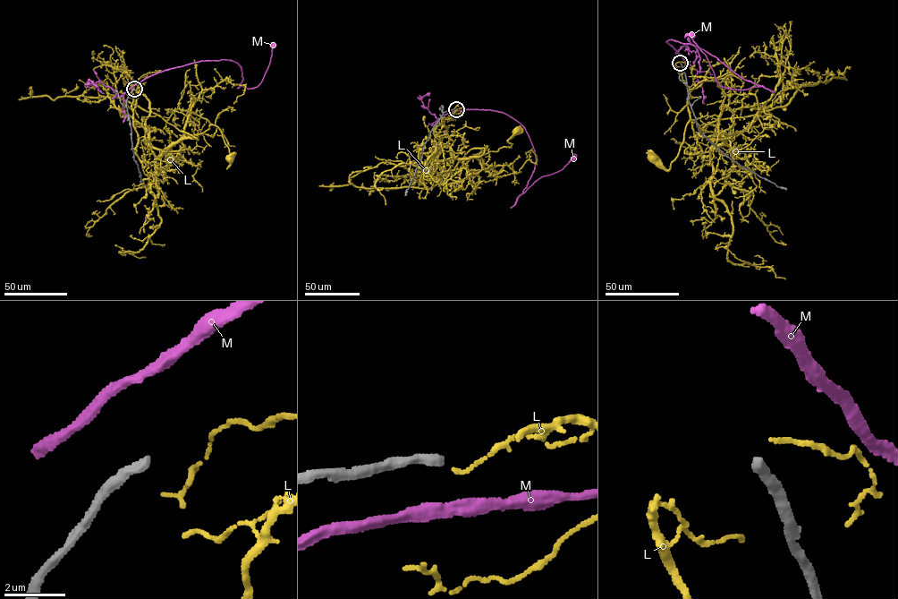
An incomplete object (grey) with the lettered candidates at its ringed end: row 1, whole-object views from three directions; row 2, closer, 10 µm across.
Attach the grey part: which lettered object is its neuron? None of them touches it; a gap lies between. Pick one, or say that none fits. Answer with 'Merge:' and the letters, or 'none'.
Merge: none

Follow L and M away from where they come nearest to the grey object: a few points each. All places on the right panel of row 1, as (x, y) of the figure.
L: (679, 66), (702, 154), (724, 141), (691, 120), (668, 169), (653, 157)
M: (682, 59), (666, 41), (699, 47), (739, 76), (761, 86), (738, 89), (719, 85), (691, 35)

